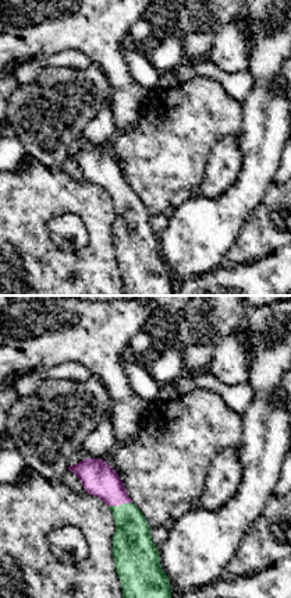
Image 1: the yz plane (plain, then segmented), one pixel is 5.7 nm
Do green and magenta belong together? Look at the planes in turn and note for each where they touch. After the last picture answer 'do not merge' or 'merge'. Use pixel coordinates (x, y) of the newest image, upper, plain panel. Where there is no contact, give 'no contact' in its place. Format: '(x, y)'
(120, 193)

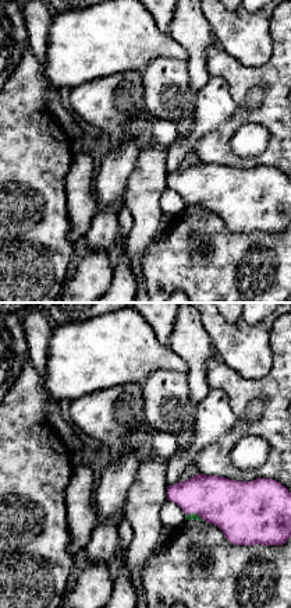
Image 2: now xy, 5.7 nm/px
(195, 201)

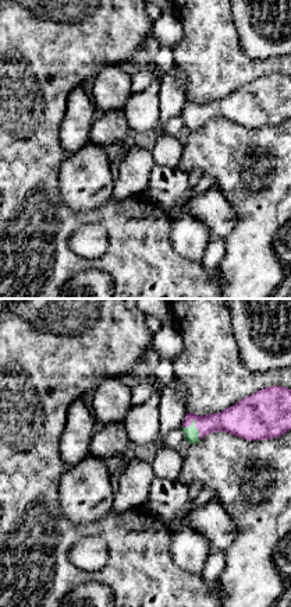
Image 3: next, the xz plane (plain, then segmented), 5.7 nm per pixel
(197, 117)

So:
merge

